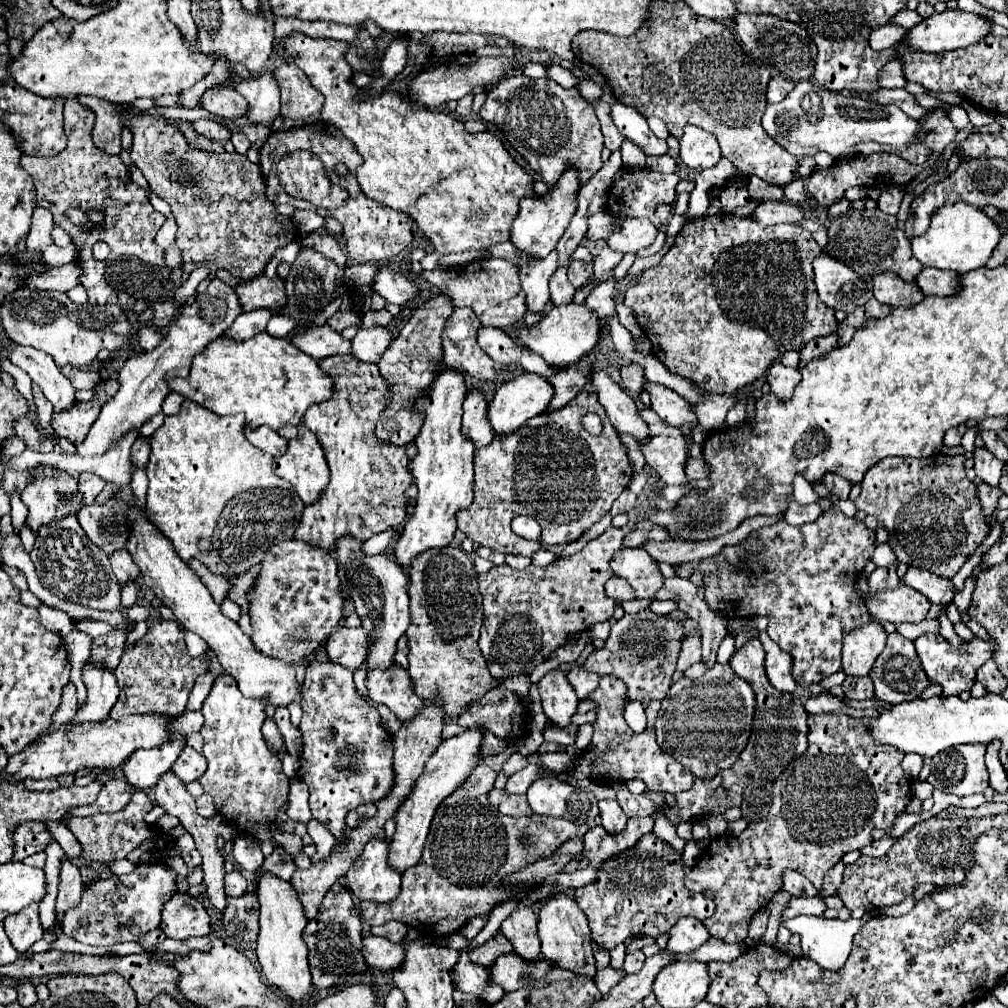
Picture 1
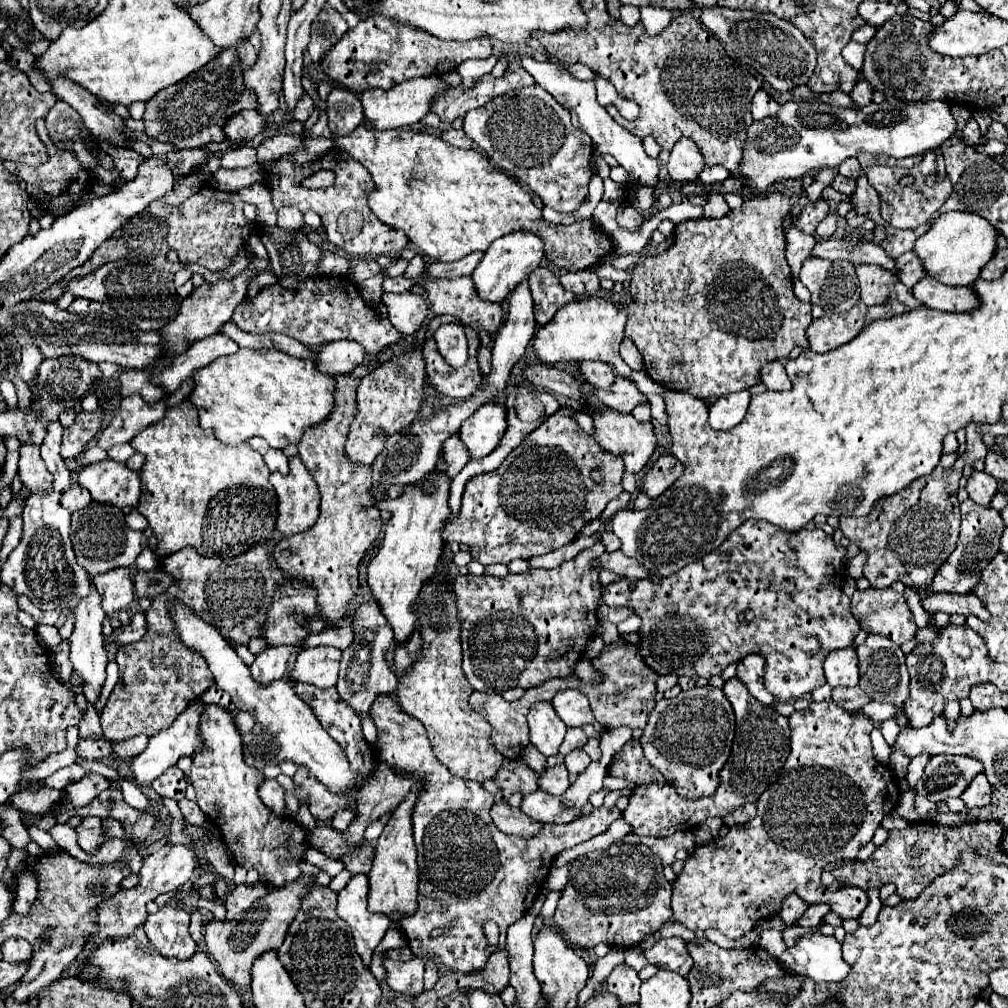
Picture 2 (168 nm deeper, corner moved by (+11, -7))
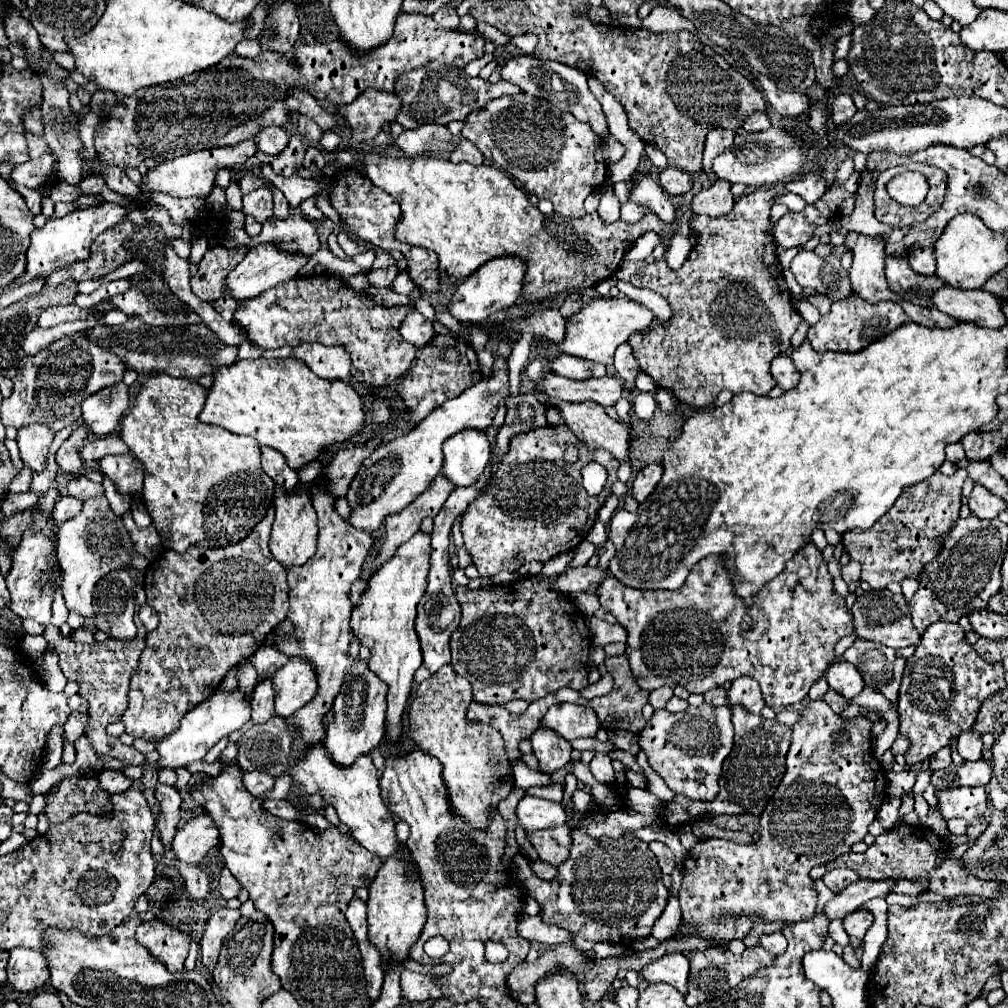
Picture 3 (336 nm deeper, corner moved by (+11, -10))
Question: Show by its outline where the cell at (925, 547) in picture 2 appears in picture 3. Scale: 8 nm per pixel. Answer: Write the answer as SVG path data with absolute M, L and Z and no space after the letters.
M958 468L952 476L934 472L930 480L914 484L914 488L906 488L906 492L898 498L898 504L894 504L894 508L890 508L890 512L886 512L886 516L882 516L882 520L878 520L872 528L844 532L842 542L850 558L862 564L860 578L874 590L882 590L890 582L902 582L904 578L918 580L922 568L938 556L944 536L950 534L960 516L960 494L966 478L968 472L964 468Z

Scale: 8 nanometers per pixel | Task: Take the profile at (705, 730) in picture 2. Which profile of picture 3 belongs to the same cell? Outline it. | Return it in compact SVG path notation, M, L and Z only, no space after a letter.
M688 706L678 714L660 708L654 710L654 716L638 736L638 744L640 750L646 752L650 766L672 792L684 794L692 800L714 800L718 794L722 762L734 744L734 728L730 718L730 706Z

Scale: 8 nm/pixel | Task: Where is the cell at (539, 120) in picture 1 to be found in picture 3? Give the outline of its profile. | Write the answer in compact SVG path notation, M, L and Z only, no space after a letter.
M526 92L502 96L486 104L486 108L472 112L464 122L462 136L474 142L488 162L492 162L496 168L504 170L508 176L518 180L528 194L534 194L540 200L550 200L554 204L554 212L562 216L582 218L586 214L584 198L590 192L598 190L608 176L608 166L602 158L602 140L594 136L590 126L578 122L570 112L562 112L550 102L538 100L536 96L530 96Z

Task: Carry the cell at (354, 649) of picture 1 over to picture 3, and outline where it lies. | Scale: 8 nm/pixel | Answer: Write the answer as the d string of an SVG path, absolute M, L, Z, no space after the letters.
M302 656L288 658L272 680L276 692L276 714L286 718L308 704L318 692L316 668L310 660L302 660Z

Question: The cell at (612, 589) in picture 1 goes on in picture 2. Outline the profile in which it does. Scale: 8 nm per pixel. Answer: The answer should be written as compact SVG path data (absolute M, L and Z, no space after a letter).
M750 519L718 549L706 553L678 573L662 579L654 575L646 579L618 579L602 587L602 599L610 607L628 607L642 619L638 649L654 673L710 679L720 675L730 663L738 663L742 657L756 653L766 661L764 687L776 701L792 701L826 683L822 671L826 655L850 647L860 631L858 621L850 613L850 597L840 589L846 577L844 561L846 549L834 545L832 537L818 527L812 531L784 533L766 521Z

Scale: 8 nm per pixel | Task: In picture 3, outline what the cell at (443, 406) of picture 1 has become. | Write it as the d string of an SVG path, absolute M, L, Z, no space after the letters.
M418 530L408 542L404 542L400 548L396 548L394 556L384 562L368 580L368 588L364 590L360 604L352 610L352 628L358 640L372 650L372 658L368 660L370 670L380 676L388 684L388 710L386 710L386 720L388 720L388 738L396 742L400 738L400 718L406 706L406 700L410 696L412 688L412 676L414 672L422 666L422 652L418 644L418 636L414 630L414 620L416 620L416 604L420 602L424 590L426 590L426 576L430 568L430 534Z

